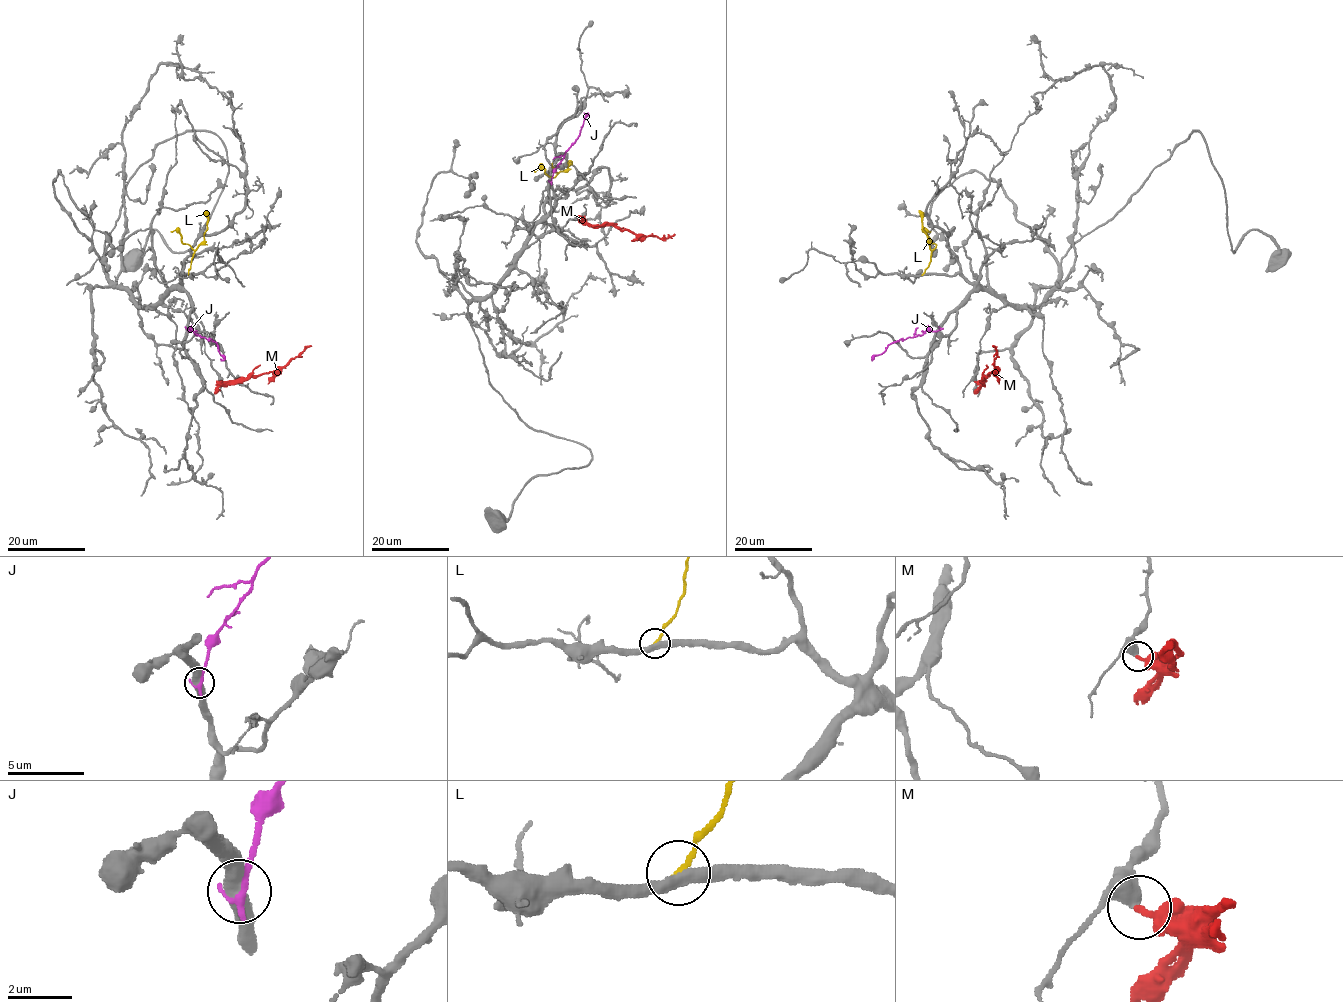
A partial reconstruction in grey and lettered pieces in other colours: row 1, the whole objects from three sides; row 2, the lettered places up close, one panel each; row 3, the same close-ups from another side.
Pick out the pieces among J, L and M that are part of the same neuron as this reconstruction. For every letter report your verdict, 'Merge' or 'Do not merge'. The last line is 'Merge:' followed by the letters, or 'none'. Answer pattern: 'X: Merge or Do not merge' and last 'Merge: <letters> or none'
J: Do not merge
L: Do not merge
M: Do not merge
Merge: none

